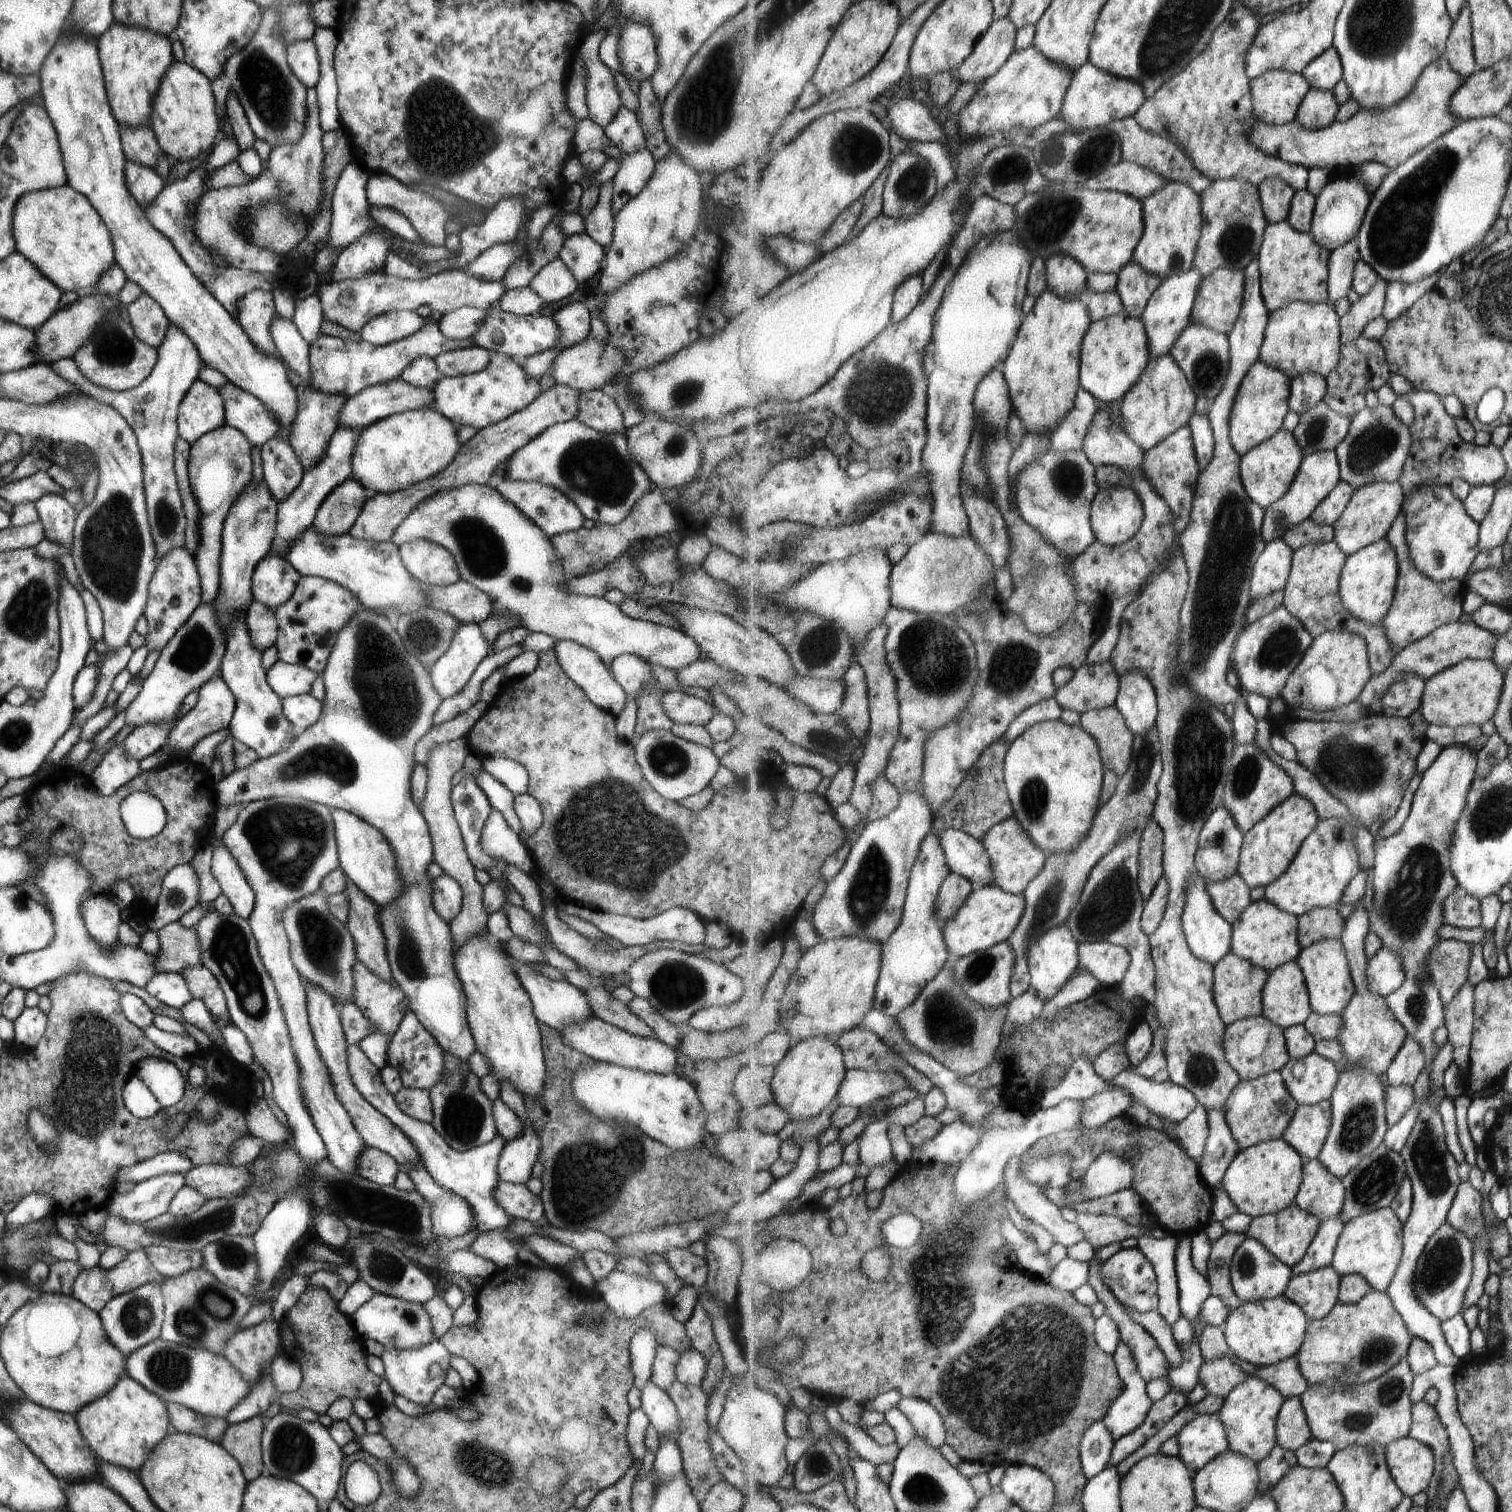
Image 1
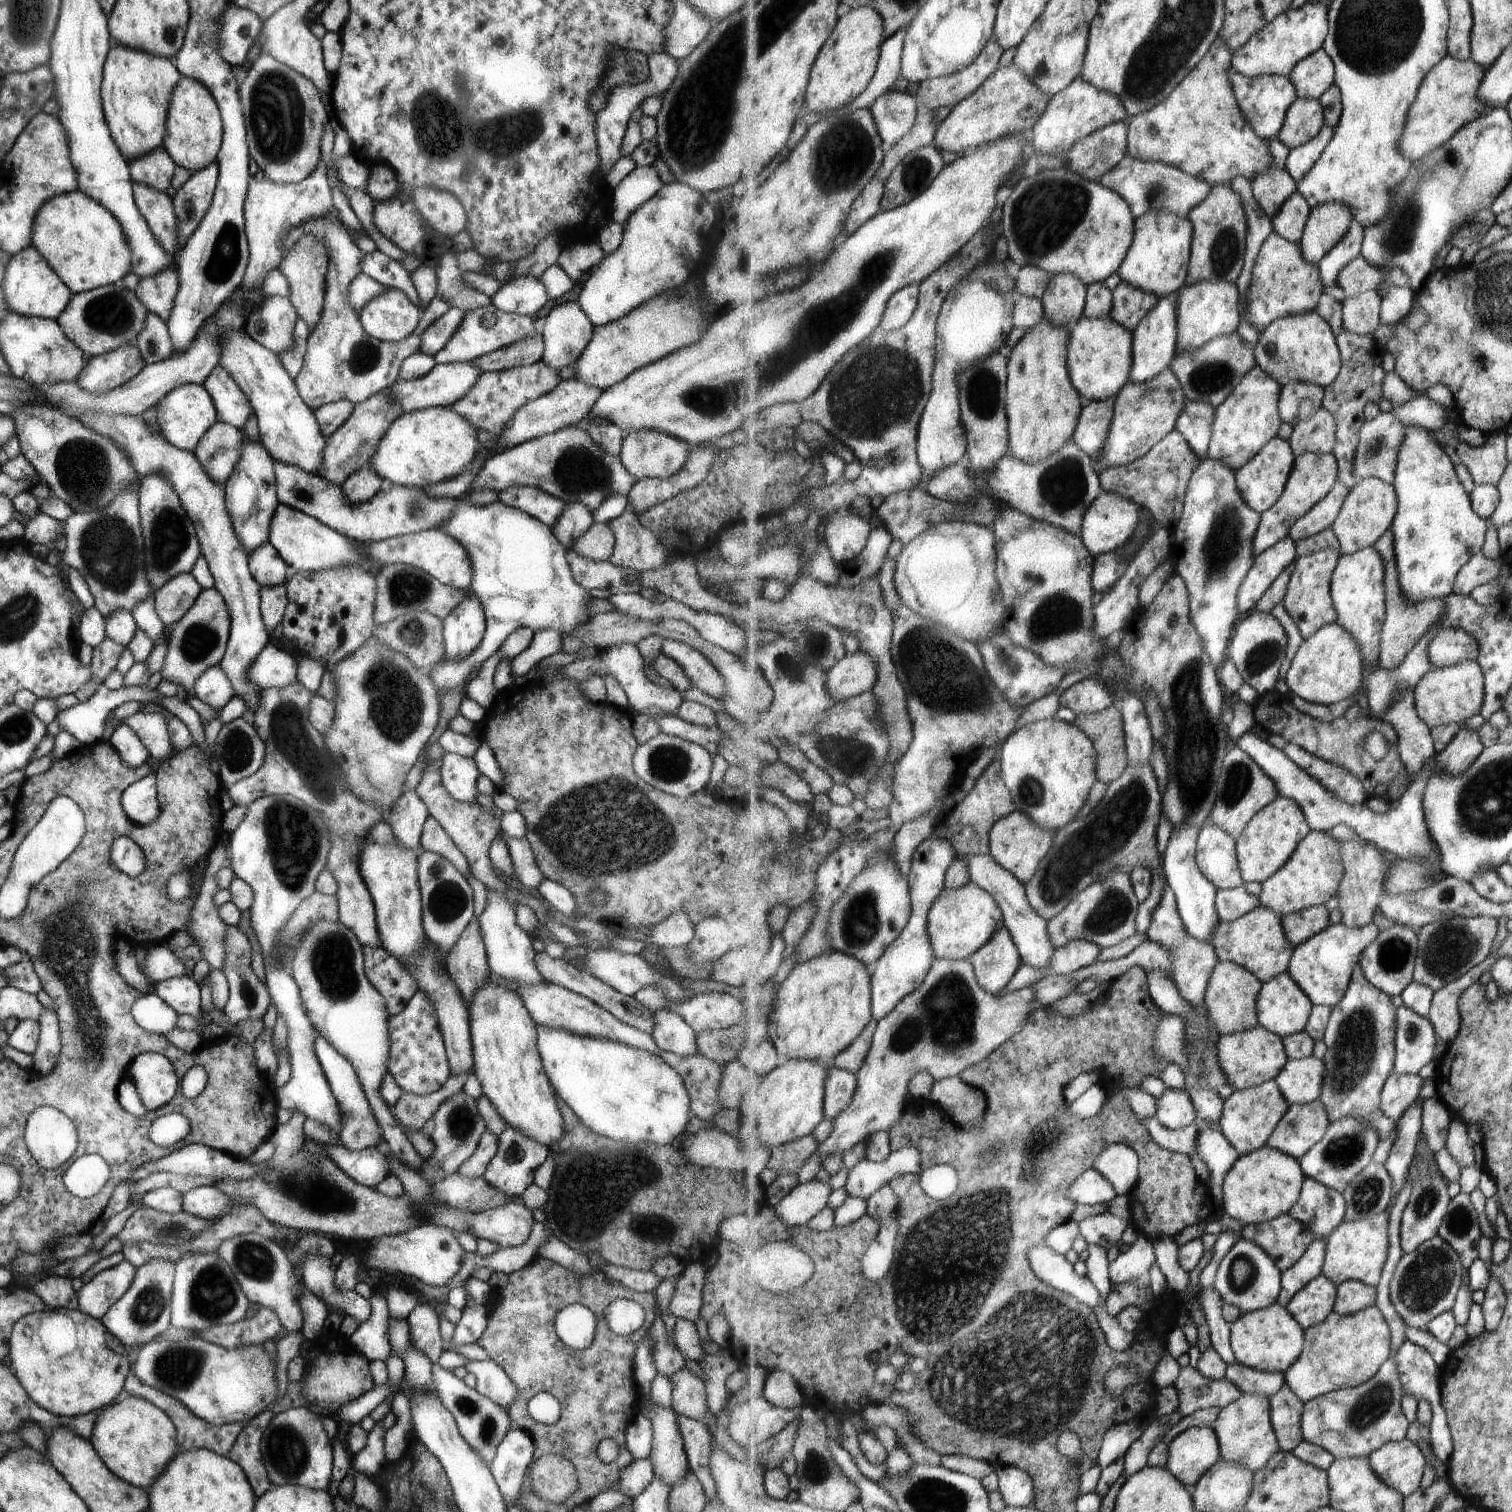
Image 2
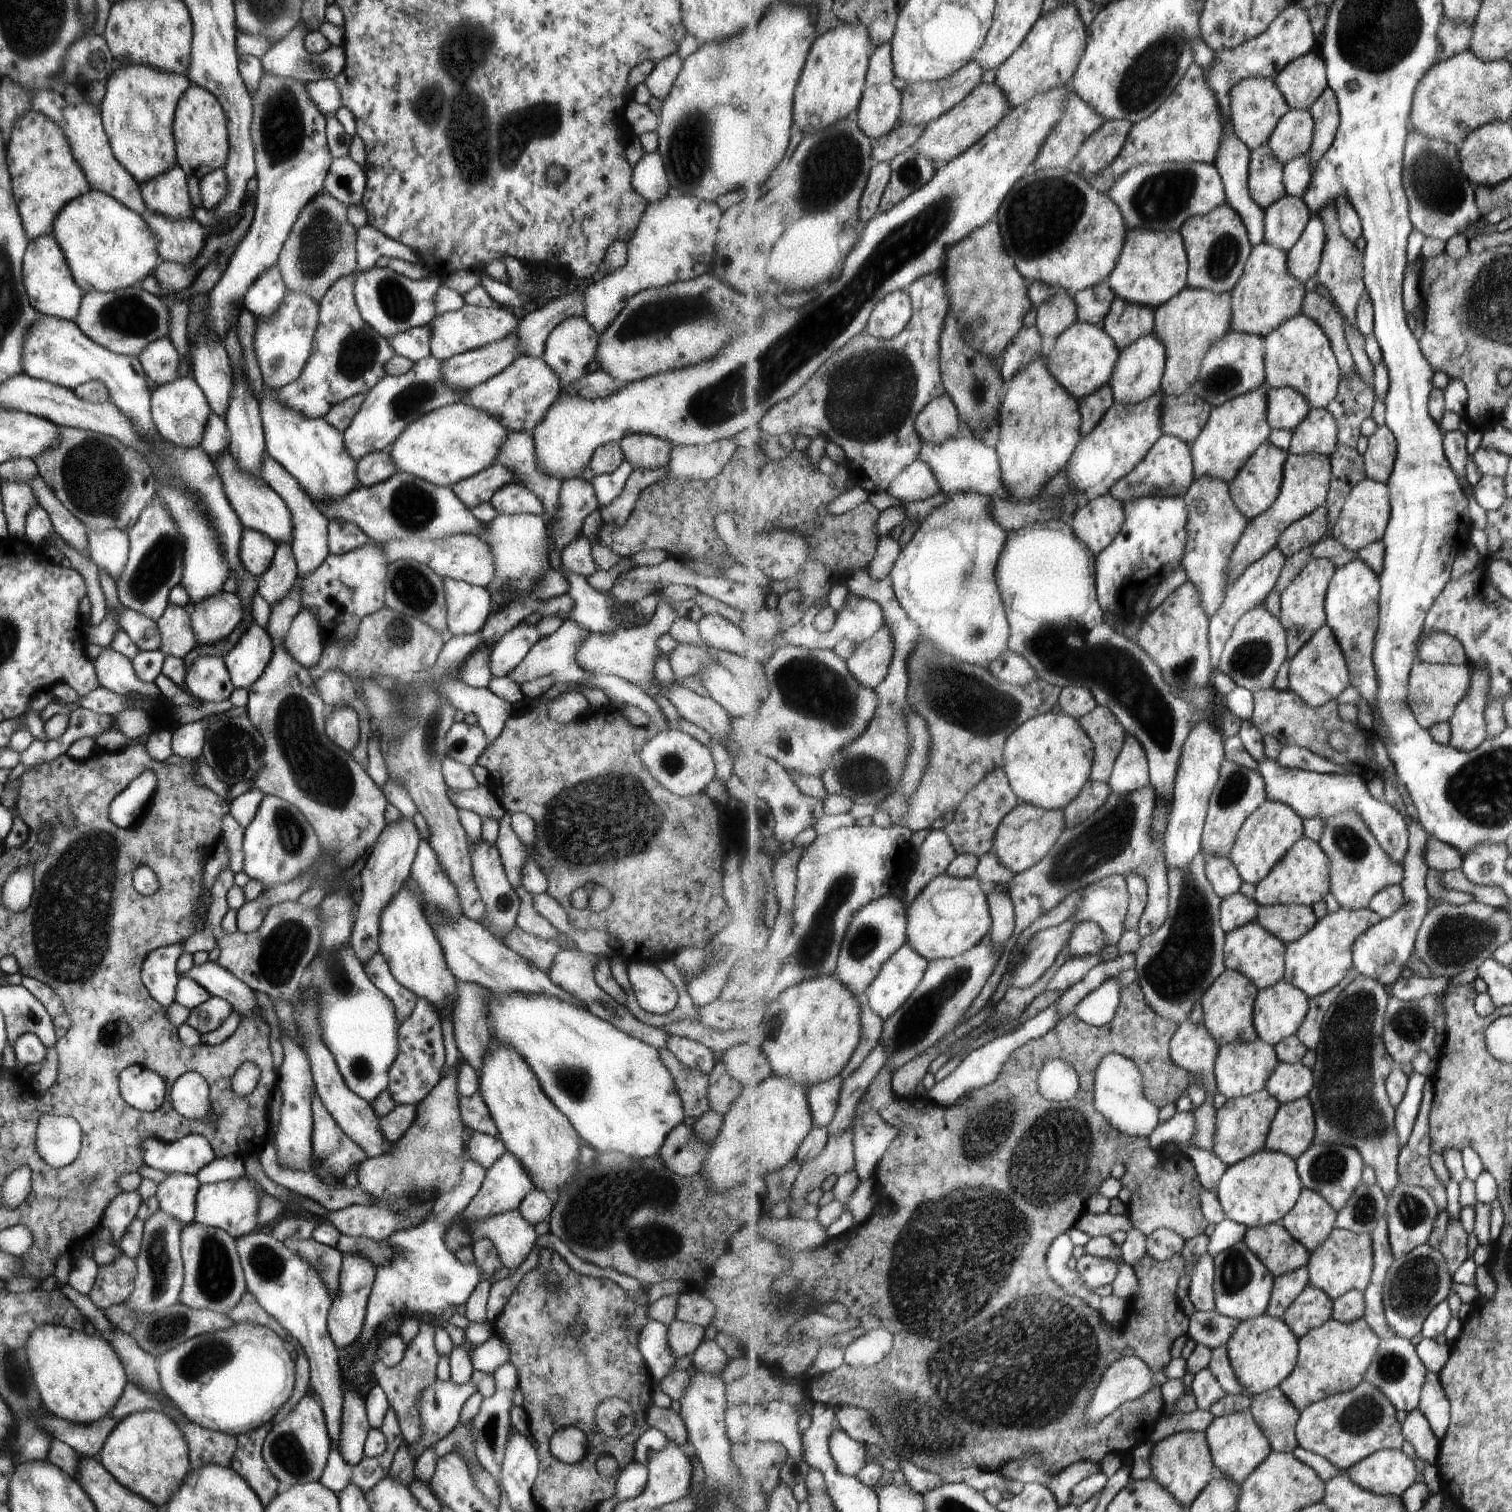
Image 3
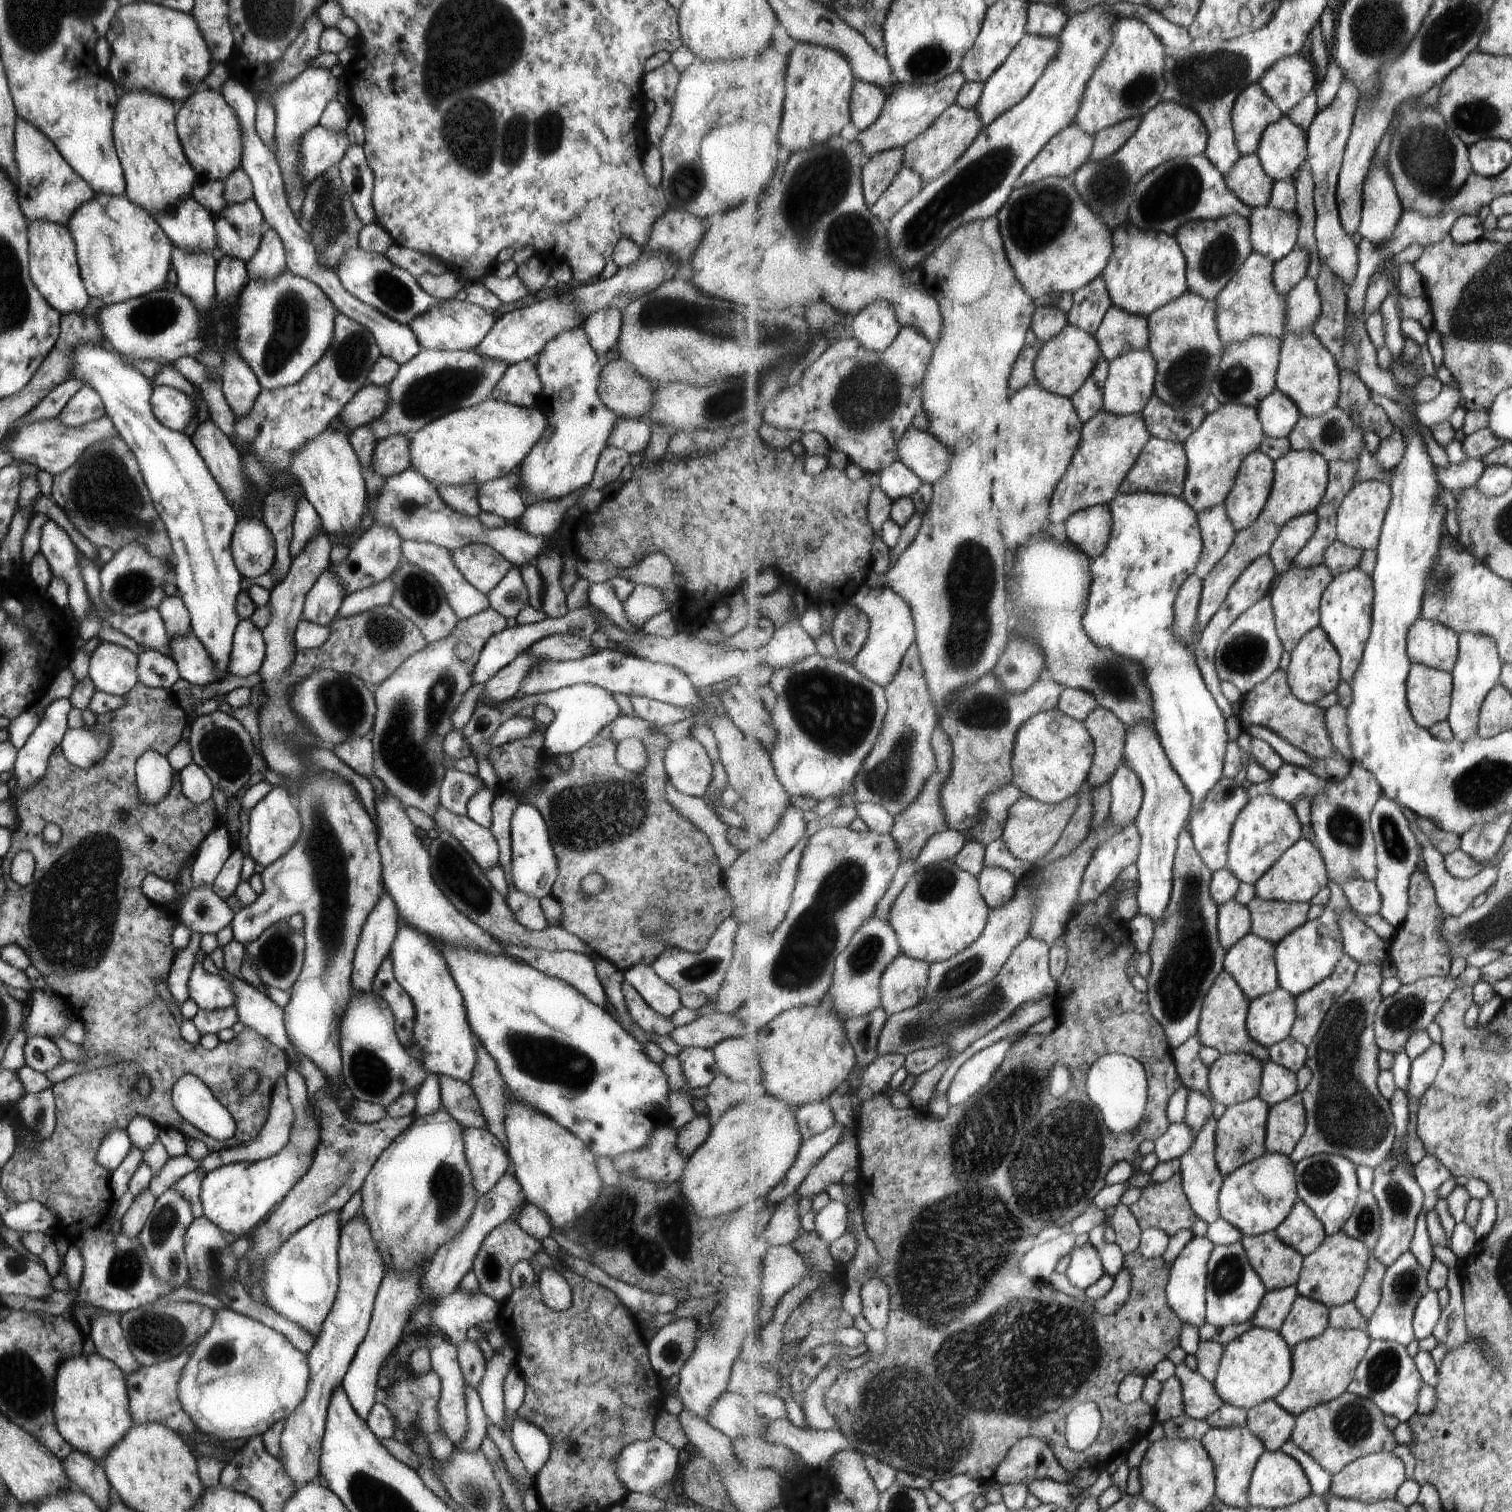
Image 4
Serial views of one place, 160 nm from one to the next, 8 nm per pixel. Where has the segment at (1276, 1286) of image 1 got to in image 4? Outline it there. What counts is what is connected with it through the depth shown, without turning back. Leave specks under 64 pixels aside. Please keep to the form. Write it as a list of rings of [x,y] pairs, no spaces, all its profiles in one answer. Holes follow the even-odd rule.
[[[1243,1242],[1215,1245],[1208,1272],[1206,1322],[1219,1328],[1252,1322],[1269,1291],[1264,1279],[1257,1274],[1249,1261]]]

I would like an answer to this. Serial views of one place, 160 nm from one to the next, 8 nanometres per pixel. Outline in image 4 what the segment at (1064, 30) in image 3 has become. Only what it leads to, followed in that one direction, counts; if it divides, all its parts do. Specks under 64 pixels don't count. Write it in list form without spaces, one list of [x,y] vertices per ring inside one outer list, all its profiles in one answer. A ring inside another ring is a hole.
[[[1026,34],[1016,50],[1005,60],[1004,65],[993,74],[993,77],[989,78],[988,82],[984,83],[983,96],[976,108],[977,114],[981,114],[981,118],[985,120],[985,127],[997,121],[997,118],[1008,113],[1029,96],[1031,90],[1041,80],[1041,76],[1052,64],[1053,58],[1057,58],[1057,54],[1061,54],[1061,38],[1057,36],[1045,38],[1037,34]]]

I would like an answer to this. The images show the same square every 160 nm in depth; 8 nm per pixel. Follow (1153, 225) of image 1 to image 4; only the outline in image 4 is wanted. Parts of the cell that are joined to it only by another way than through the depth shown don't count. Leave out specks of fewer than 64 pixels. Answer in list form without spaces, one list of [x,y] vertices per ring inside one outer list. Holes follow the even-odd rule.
[[[1125,224],[1114,231],[1116,250],[1102,278],[1113,306],[1131,314],[1151,317],[1155,310],[1175,302],[1188,289],[1188,259],[1176,236],[1156,231],[1143,231]]]

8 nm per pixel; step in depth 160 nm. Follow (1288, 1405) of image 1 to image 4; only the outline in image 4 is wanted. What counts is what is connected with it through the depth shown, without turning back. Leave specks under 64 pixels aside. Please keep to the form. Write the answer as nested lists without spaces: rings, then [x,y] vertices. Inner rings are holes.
[[[1276,1398],[1248,1411],[1248,1428],[1261,1438],[1267,1451],[1282,1451],[1296,1427],[1297,1416],[1285,1410]]]

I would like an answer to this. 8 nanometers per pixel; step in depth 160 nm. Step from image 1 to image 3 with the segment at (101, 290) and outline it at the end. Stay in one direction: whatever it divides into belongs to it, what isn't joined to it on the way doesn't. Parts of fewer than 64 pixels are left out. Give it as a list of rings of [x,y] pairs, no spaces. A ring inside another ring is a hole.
[[[153,273],[141,284],[121,290],[102,293],[89,291],[82,296],[79,310],[72,320],[86,337],[111,352],[137,356],[150,342],[167,337],[169,330],[169,307],[159,297],[164,290]]]

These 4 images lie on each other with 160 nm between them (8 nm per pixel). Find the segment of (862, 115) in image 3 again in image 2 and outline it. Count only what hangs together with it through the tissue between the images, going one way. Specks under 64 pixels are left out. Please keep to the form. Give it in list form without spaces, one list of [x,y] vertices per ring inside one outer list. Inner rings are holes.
[[[890,90],[882,94],[871,110],[886,147],[895,146],[916,125],[918,102],[914,96]]]

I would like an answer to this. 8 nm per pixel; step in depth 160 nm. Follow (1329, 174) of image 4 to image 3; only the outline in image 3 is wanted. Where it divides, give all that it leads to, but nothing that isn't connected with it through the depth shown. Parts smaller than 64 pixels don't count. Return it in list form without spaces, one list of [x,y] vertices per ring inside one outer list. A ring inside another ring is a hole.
[[[1325,205],[1323,210],[1317,214],[1325,224],[1327,235],[1327,242],[1323,251],[1323,258],[1318,276],[1320,282],[1329,290],[1331,297],[1335,304],[1340,307],[1344,318],[1349,325],[1357,328],[1356,323],[1356,310],[1365,291],[1366,284],[1364,283],[1364,252],[1357,250],[1357,246],[1353,241],[1342,233],[1339,213],[1337,212],[1336,205]]]

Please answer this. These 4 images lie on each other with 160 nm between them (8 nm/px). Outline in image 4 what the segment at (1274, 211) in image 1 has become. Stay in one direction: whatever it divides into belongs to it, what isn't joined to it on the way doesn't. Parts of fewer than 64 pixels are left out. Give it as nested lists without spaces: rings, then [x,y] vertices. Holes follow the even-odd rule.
[[[1257,154],[1243,156],[1224,176],[1233,194],[1251,209],[1268,206],[1272,201],[1276,181],[1265,172]]]

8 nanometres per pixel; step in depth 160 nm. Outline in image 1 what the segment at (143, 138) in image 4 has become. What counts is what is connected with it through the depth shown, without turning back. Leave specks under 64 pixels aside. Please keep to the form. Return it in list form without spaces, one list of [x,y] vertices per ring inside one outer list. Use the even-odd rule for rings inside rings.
[[[115,22],[98,36],[98,55],[107,102],[119,125],[124,127],[150,126],[151,99],[156,93],[165,71],[174,60],[173,55],[171,55],[171,43],[172,38],[167,38],[165,35]]]

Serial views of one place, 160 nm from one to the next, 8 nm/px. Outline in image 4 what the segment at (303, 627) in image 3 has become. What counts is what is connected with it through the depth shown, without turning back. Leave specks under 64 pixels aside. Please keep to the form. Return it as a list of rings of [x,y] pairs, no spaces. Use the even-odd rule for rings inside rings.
[[[327,568],[319,574],[319,578],[305,596],[301,620],[327,625],[337,614],[341,600],[343,600],[343,588]]]

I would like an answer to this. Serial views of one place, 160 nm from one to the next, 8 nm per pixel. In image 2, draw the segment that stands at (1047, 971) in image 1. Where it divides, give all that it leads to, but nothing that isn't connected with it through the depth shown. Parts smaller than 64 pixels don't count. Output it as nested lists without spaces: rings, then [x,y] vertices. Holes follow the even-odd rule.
[[[967,855],[959,856],[968,864],[972,881],[985,889],[1000,906],[1004,914],[1004,924],[1010,930],[1017,948],[1020,950],[1024,964],[1033,965],[1034,968],[1048,969],[1055,960],[1057,948],[1052,945],[1051,932],[1048,930],[1049,921],[1045,920],[1031,906],[1026,894],[1025,885],[1019,882],[1014,874],[1005,870],[992,855]]]

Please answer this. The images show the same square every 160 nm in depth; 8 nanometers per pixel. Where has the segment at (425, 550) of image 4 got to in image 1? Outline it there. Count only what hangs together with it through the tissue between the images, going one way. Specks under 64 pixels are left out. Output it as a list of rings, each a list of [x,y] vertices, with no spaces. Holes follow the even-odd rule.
[[[459,623],[448,649],[431,665],[429,671],[432,685],[442,700],[459,692],[487,654],[487,641],[478,623]]]

